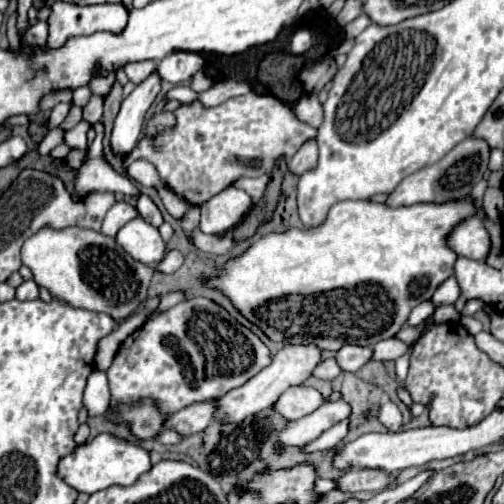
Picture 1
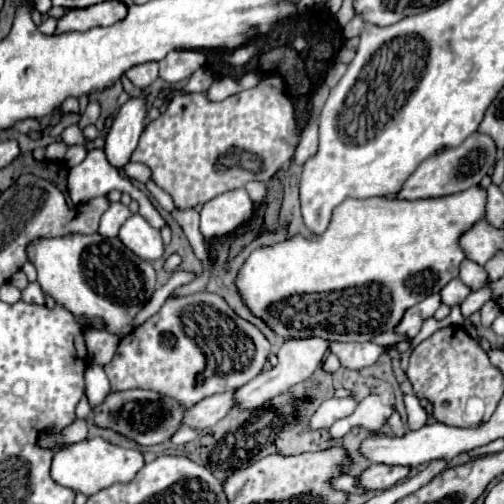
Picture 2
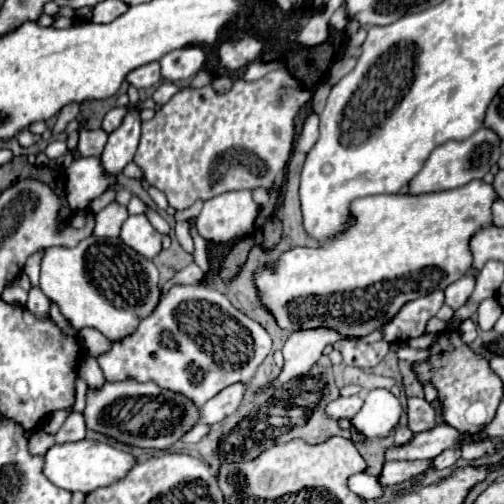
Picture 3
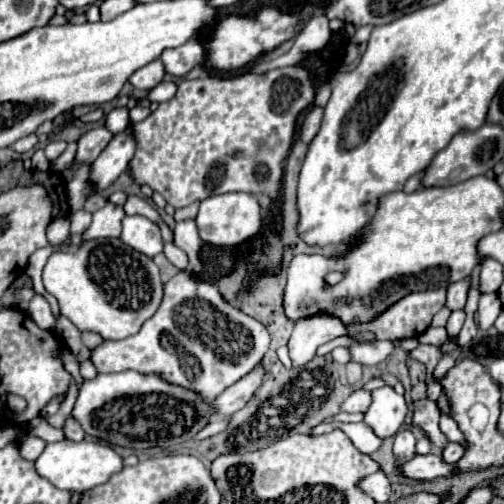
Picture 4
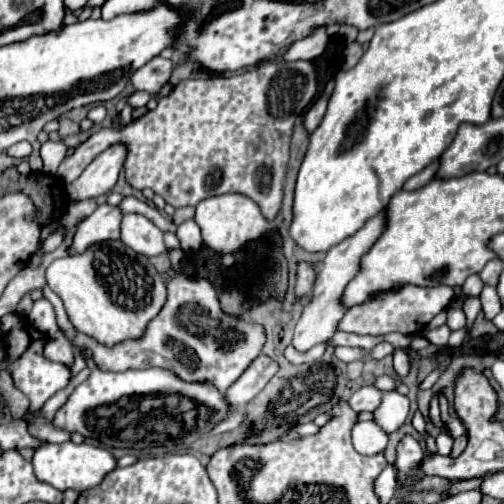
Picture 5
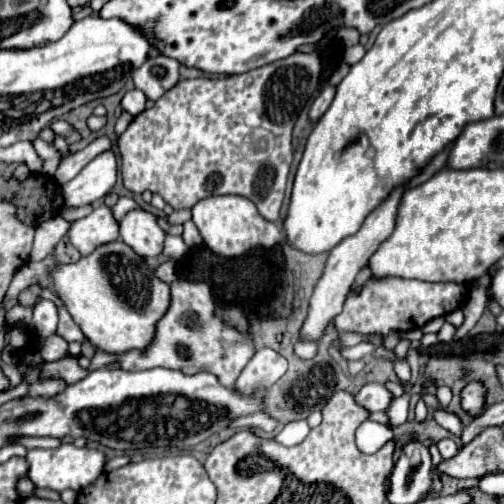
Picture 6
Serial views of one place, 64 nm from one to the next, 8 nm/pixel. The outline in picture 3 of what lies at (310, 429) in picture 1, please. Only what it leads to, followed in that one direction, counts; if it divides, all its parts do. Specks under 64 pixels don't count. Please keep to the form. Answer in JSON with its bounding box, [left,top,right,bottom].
[326,394,364,418]

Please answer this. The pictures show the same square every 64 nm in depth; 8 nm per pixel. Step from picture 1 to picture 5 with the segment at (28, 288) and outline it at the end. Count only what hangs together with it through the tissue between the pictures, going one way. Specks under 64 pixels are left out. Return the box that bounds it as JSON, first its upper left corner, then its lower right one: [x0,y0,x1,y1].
[28,298,58,336]

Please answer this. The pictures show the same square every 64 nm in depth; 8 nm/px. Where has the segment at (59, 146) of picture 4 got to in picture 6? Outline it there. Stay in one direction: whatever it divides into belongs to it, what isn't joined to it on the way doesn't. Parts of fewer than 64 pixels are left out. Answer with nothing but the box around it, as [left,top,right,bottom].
[32,138,58,176]

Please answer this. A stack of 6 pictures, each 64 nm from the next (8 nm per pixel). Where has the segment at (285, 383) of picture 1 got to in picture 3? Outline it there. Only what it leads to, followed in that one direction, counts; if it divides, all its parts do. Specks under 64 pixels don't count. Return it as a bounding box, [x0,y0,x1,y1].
[272,328,346,386]

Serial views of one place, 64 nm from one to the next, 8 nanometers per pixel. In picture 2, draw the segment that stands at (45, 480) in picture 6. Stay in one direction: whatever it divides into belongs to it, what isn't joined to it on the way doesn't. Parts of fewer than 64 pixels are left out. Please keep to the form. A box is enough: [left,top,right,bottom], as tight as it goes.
[50,438,144,496]

